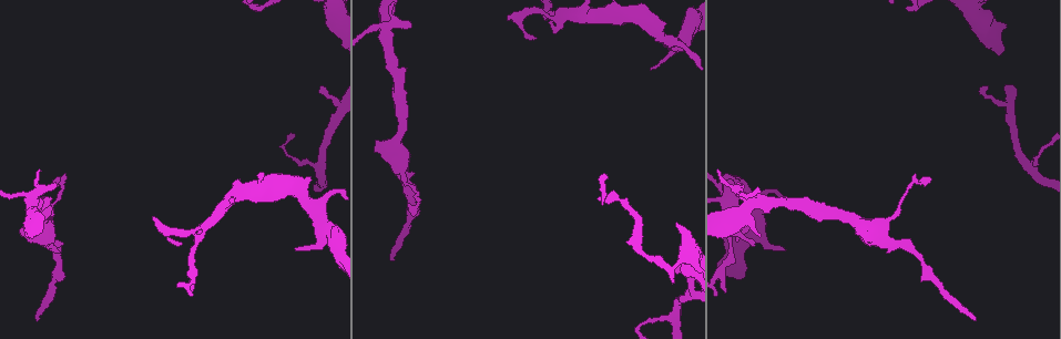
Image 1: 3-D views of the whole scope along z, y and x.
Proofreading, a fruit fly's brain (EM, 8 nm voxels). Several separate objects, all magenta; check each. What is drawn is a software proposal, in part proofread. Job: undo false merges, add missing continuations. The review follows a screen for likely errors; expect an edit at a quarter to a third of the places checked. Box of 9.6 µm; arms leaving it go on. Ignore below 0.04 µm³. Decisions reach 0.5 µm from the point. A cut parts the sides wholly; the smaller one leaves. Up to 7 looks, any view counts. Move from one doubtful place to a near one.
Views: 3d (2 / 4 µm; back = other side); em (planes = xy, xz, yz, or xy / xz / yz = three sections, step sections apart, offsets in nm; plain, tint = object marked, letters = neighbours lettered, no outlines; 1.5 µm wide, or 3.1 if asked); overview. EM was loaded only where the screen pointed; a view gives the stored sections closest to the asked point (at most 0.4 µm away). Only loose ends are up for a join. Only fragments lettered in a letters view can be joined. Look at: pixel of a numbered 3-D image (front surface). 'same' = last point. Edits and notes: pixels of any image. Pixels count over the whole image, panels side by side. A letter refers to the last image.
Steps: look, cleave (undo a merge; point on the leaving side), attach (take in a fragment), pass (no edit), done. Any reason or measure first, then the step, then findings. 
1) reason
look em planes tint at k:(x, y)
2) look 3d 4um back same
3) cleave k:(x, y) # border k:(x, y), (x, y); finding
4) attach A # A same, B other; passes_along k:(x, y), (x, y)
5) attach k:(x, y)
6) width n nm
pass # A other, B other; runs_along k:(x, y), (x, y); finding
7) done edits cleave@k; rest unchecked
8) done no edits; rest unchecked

tapers out
look 3d 2um at 1:(726, 291)

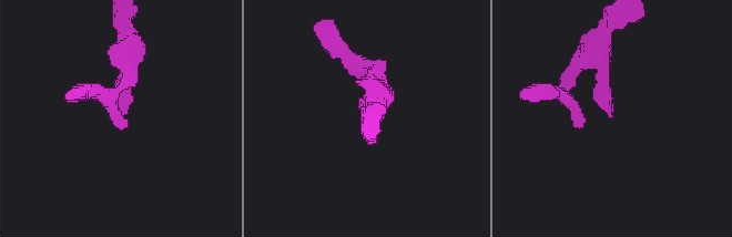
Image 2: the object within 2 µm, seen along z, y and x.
look em planes plain at 2:(120, 121)

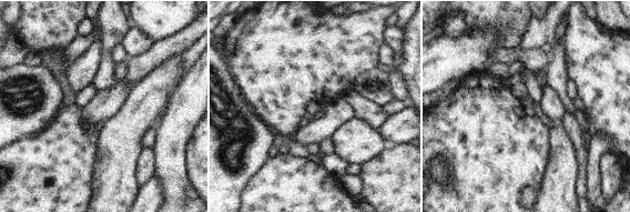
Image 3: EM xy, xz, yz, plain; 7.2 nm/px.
look em planes letters same

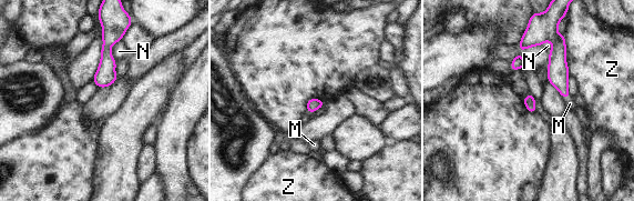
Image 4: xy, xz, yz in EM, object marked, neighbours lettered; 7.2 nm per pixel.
attach M # M same, N other, Z other; passes_along 4:(558, 71), (566, 99), (570, 103); it goes on there

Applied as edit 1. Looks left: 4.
see it whole again
look overview

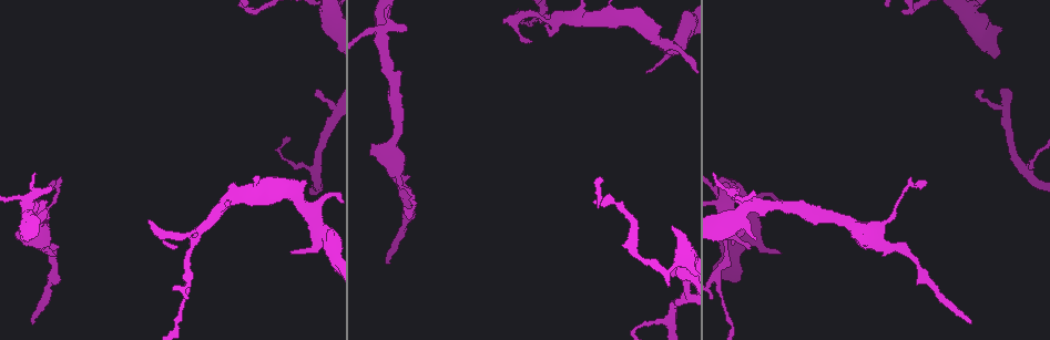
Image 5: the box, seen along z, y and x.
an open end
look em planes letters at 5:(405, 28)

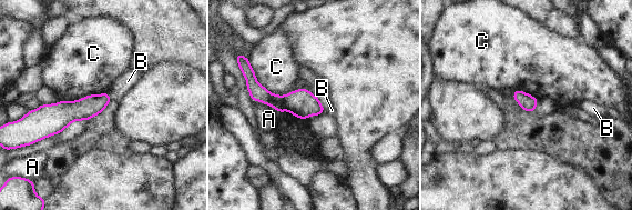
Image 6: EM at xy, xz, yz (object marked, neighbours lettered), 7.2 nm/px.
pass # A other, B other, C other; runs_along 6:(252, 81), (272, 100), (320, 110); none of them fits

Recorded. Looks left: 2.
done edits attach@4; rest unchecked

